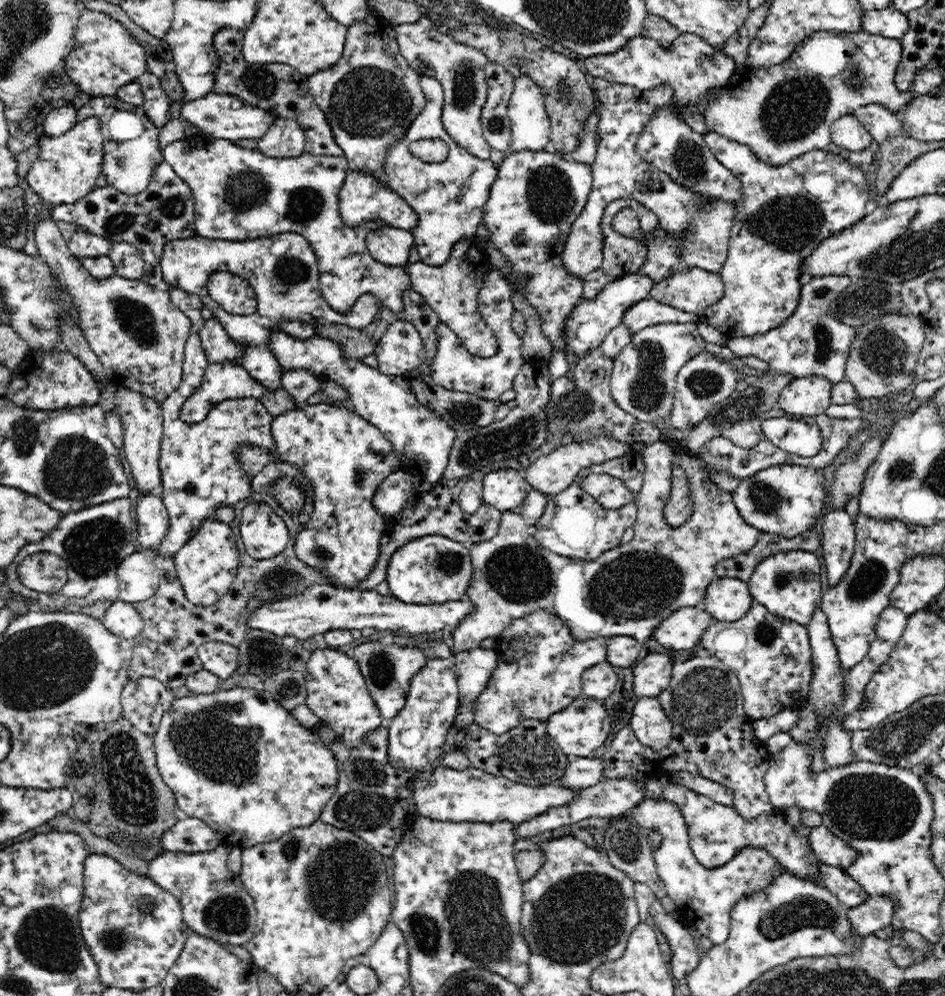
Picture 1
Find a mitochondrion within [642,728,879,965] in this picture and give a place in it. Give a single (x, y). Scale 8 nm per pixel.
(804, 911)

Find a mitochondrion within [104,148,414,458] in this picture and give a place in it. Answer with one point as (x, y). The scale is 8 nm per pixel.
(137, 319)

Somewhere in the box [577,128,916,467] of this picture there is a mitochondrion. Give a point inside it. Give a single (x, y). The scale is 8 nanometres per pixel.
(788, 224)

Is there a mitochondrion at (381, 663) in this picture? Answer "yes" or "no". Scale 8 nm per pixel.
yes

